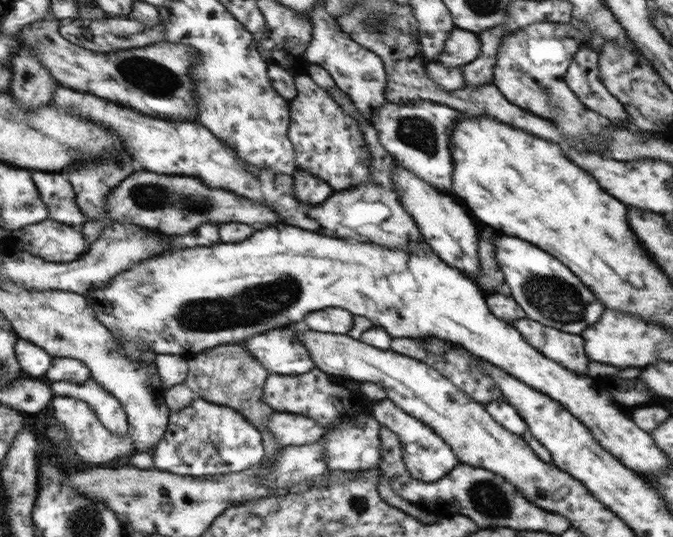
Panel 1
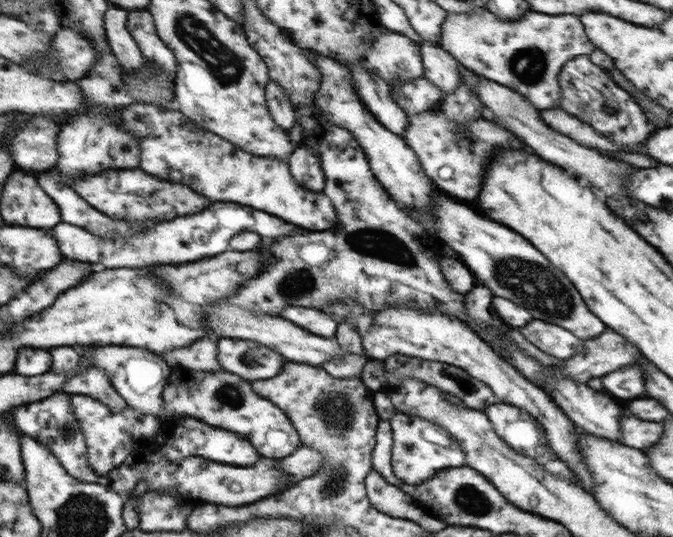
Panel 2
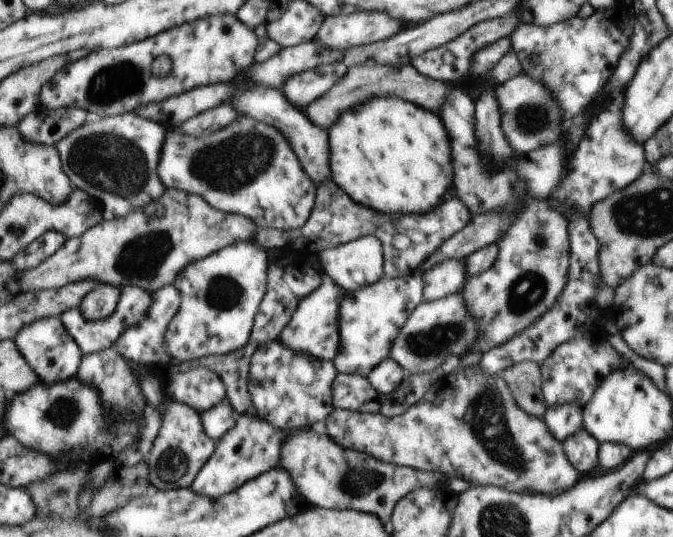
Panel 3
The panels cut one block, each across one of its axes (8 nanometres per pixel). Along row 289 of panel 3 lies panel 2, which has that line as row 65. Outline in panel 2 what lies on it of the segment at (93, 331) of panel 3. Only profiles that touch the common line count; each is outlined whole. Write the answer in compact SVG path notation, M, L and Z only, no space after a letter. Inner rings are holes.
M111 4L105 15L105 28L111 48L127 73L145 67L146 58L127 27L129 14L128 10Z

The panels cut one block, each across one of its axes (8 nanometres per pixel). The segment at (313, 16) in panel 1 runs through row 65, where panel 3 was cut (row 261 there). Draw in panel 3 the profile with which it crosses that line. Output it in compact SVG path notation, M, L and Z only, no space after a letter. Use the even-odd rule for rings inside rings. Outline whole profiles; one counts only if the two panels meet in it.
M375 236L361 237L347 244L332 249L325 249L319 254L315 253L312 255L317 255L320 258L323 271L337 284L337 286L341 286L345 291L359 290L359 288L371 286L371 284L375 284L382 275L383 252L381 244L379 244L379 240L377 240Z

